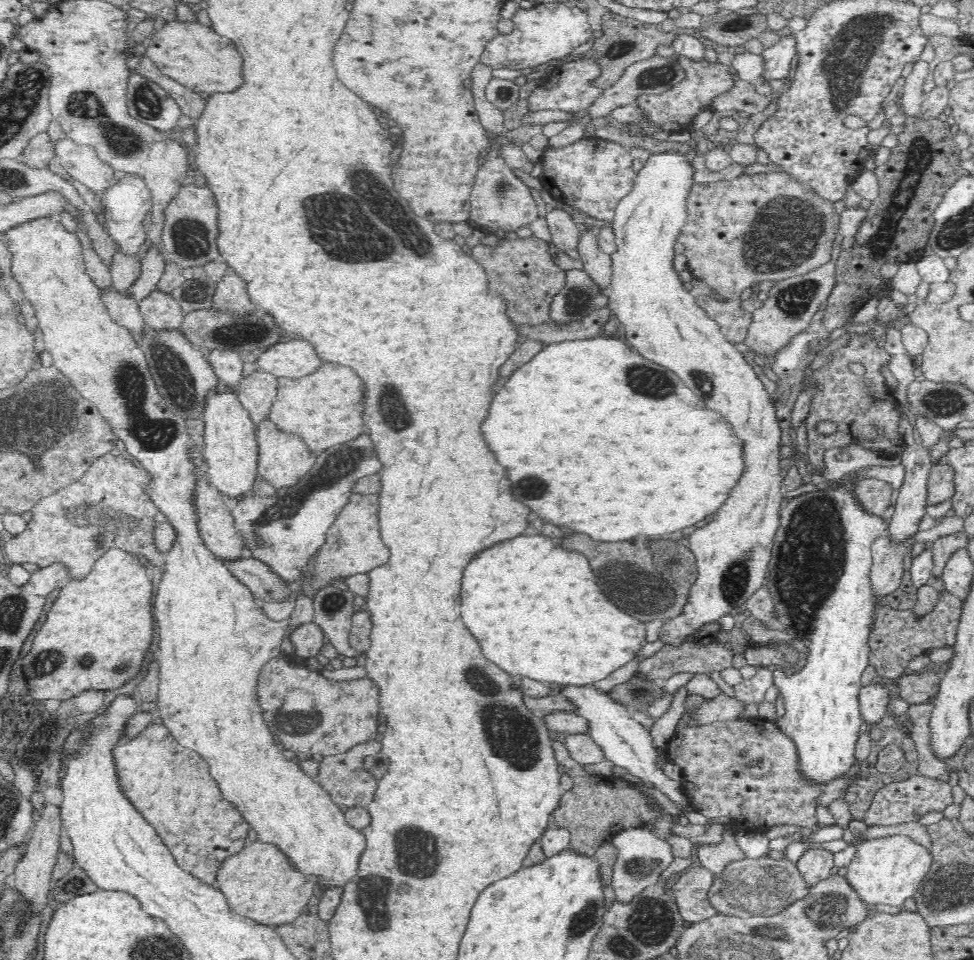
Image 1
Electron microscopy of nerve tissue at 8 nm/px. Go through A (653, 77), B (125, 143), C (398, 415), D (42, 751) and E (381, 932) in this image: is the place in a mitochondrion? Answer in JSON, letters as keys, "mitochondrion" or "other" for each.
{"A":"mitochondrion","B":"mitochondrion","C":"mitochondrion","D":"other","E":"mitochondrion"}

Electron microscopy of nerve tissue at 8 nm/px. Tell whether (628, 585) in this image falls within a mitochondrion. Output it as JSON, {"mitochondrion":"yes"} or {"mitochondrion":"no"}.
{"mitochondrion":"yes"}

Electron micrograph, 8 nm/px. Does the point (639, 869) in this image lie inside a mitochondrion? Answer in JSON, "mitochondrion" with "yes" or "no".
{"mitochondrion":"yes"}

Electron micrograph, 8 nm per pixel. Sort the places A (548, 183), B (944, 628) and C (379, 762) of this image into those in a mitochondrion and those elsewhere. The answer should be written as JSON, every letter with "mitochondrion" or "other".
{"A":"other","B":"other","C":"other"}

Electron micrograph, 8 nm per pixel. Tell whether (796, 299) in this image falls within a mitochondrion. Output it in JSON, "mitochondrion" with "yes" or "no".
{"mitochondrion":"yes"}

